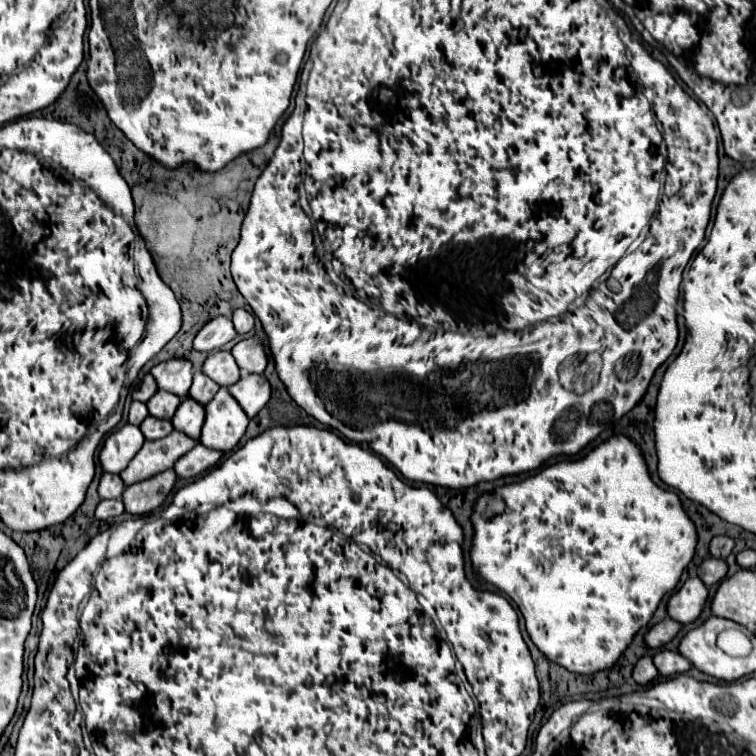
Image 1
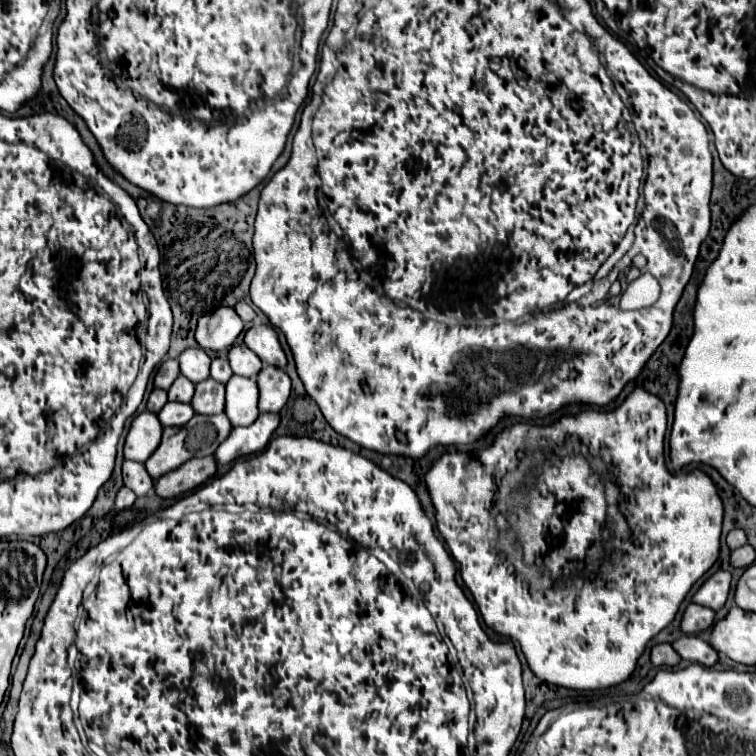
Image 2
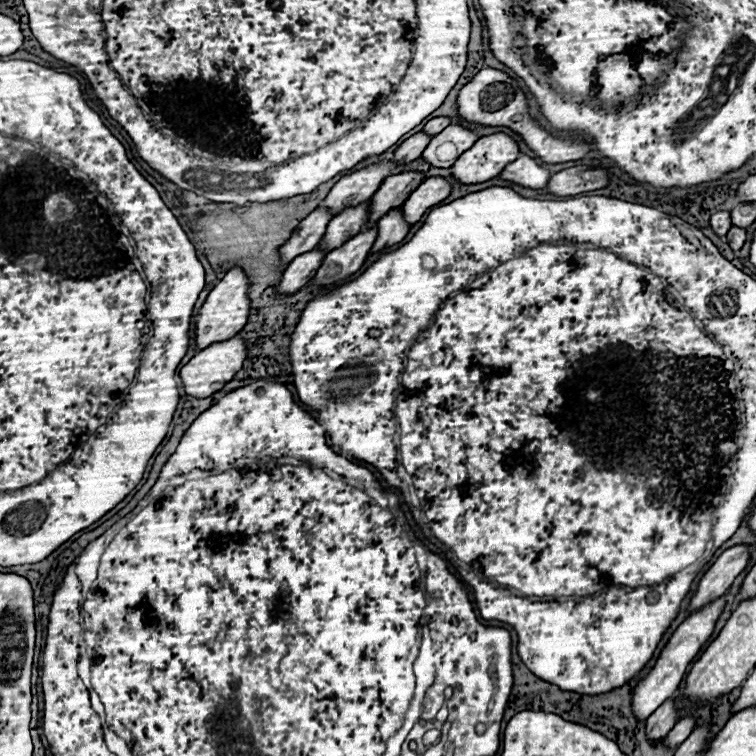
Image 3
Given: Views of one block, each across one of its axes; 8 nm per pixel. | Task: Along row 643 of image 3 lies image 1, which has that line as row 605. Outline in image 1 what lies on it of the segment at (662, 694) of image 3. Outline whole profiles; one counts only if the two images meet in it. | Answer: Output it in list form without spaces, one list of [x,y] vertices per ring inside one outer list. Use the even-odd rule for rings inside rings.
[[[692,576],[684,582],[684,586],[678,592],[670,596],[668,616],[682,624],[690,624],[702,614],[706,602],[708,602],[706,584],[698,576]]]

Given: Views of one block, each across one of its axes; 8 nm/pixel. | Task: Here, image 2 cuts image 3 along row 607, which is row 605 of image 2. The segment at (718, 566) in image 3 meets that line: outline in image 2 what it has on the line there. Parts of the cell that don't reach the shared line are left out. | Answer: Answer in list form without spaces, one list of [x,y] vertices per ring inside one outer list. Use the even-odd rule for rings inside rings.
[[[688,604],[686,612],[684,612],[684,618],[682,618],[682,632],[686,632],[686,634],[702,632],[708,626],[712,626],[714,616],[716,616],[716,612],[710,610],[710,608],[706,608],[706,606]]]

